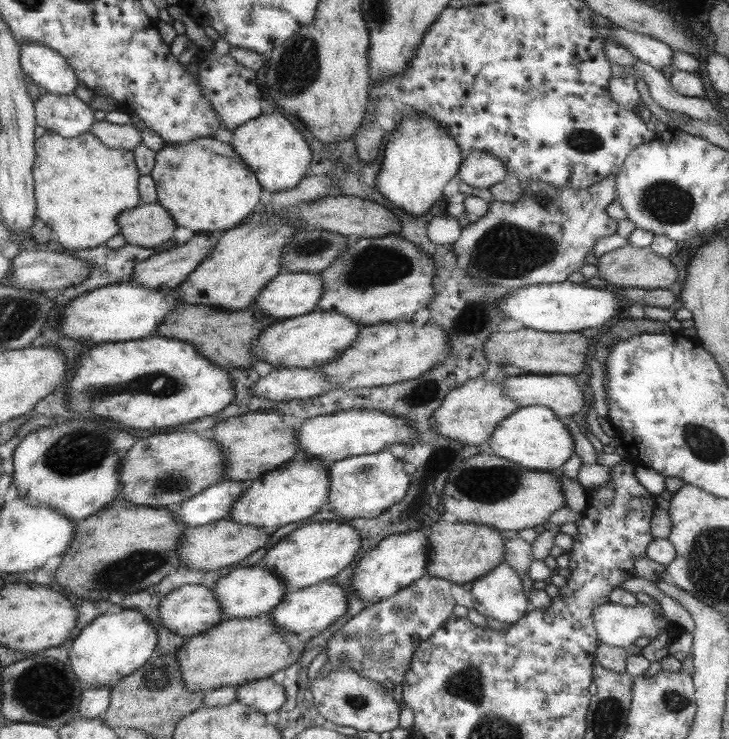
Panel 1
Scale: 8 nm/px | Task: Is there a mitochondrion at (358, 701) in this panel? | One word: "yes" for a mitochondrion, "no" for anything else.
yes

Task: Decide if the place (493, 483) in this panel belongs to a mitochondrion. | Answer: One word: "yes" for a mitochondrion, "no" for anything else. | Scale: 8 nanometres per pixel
yes

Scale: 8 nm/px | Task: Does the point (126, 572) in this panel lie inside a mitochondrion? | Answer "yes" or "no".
yes

